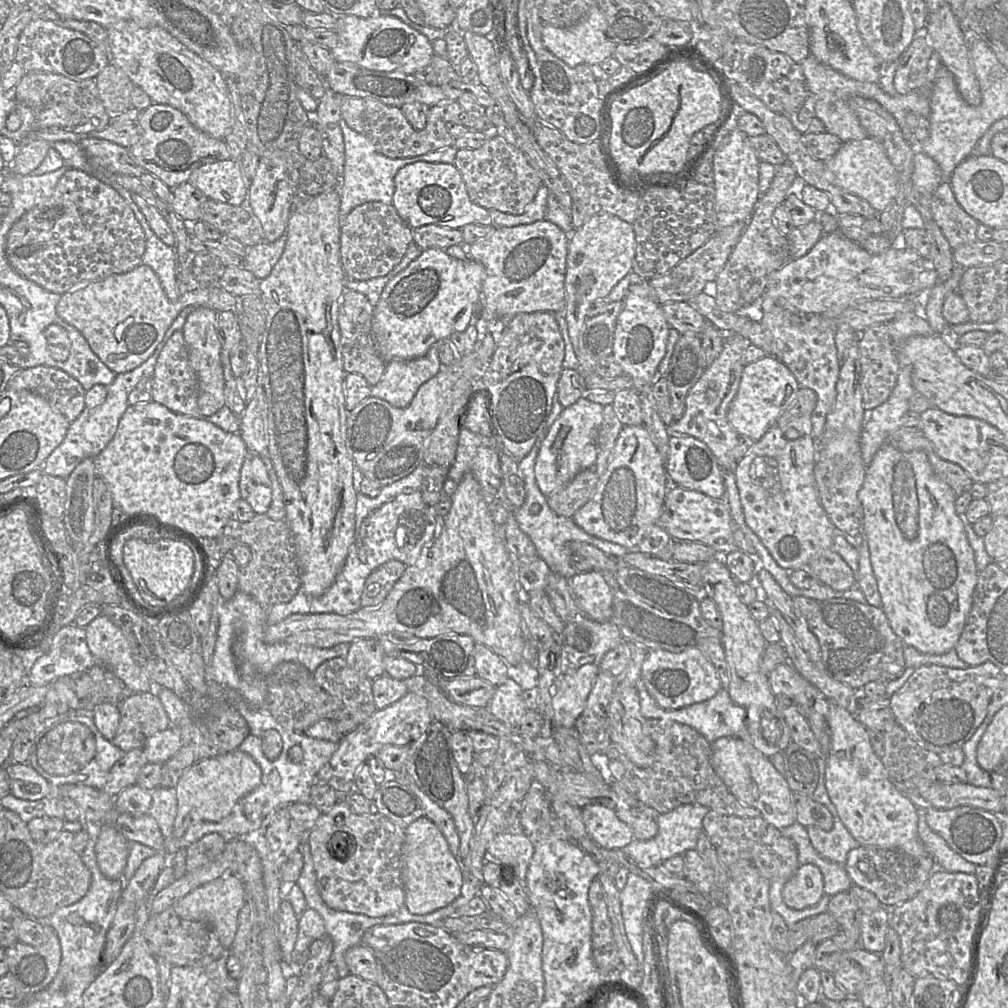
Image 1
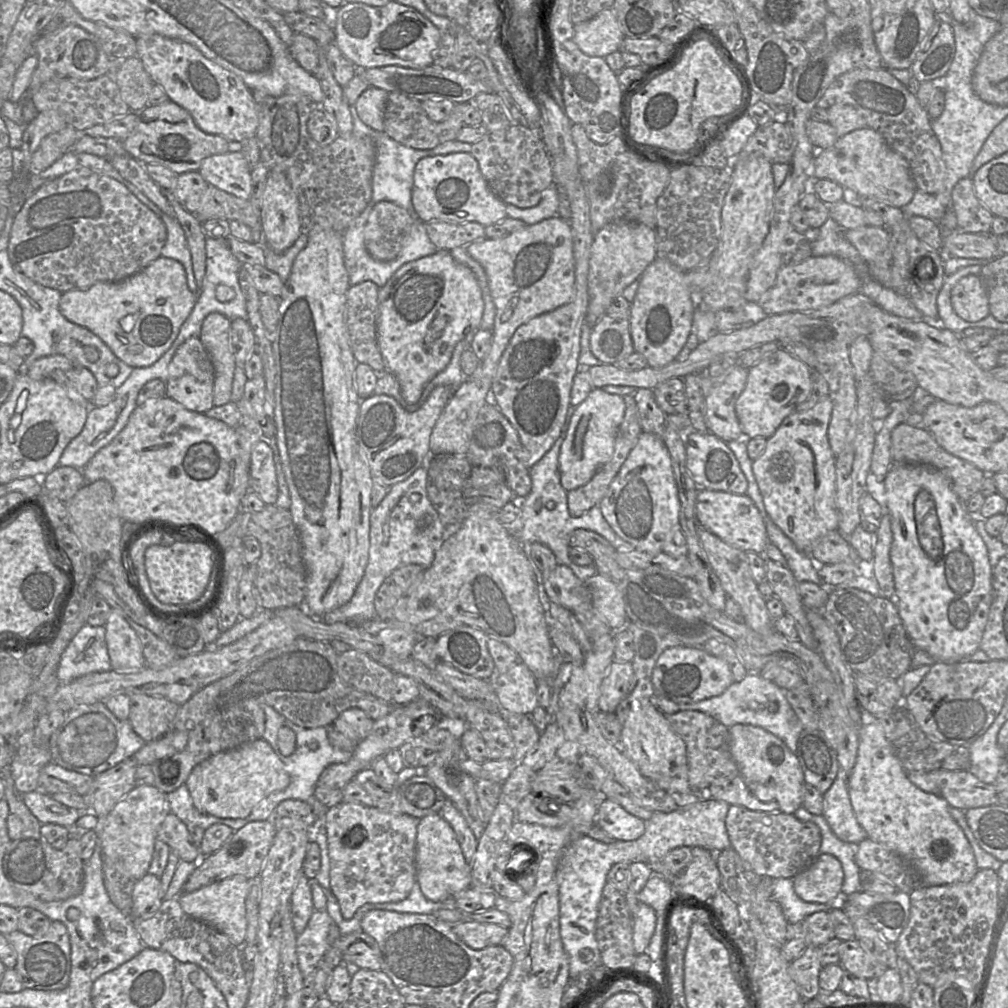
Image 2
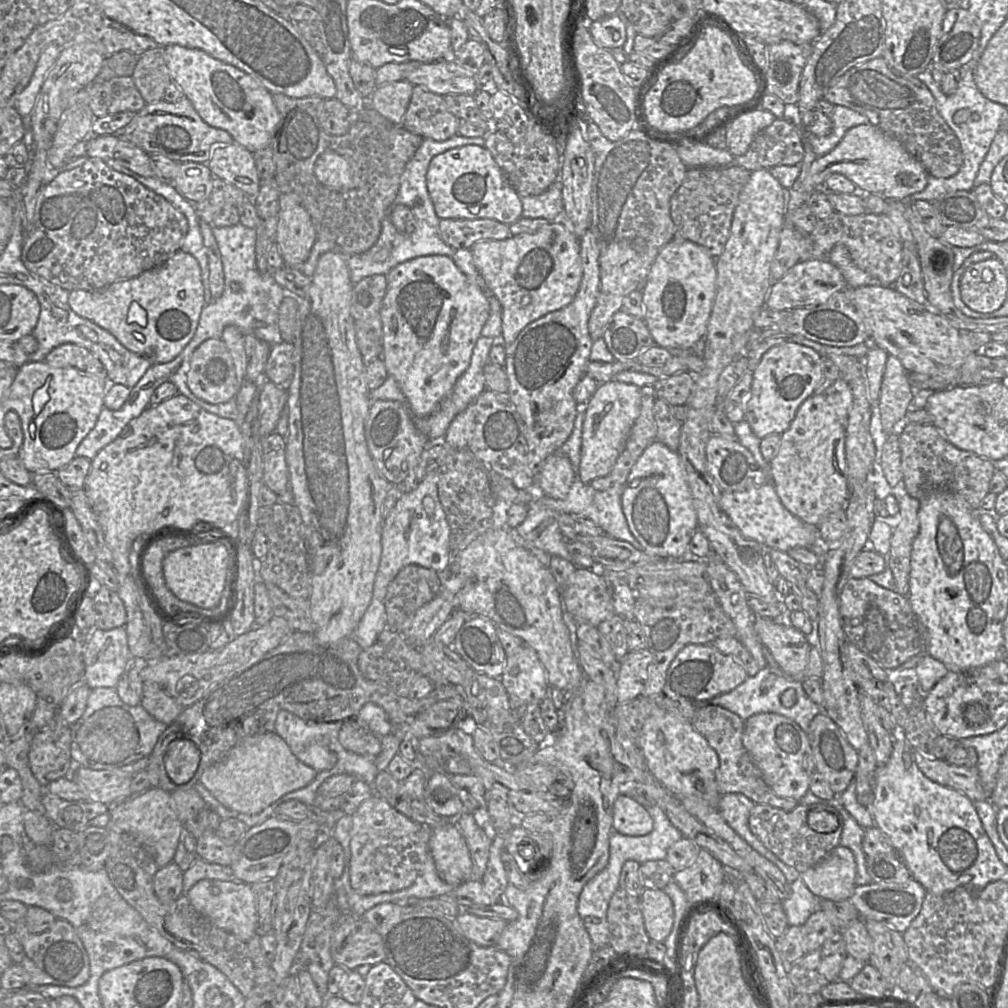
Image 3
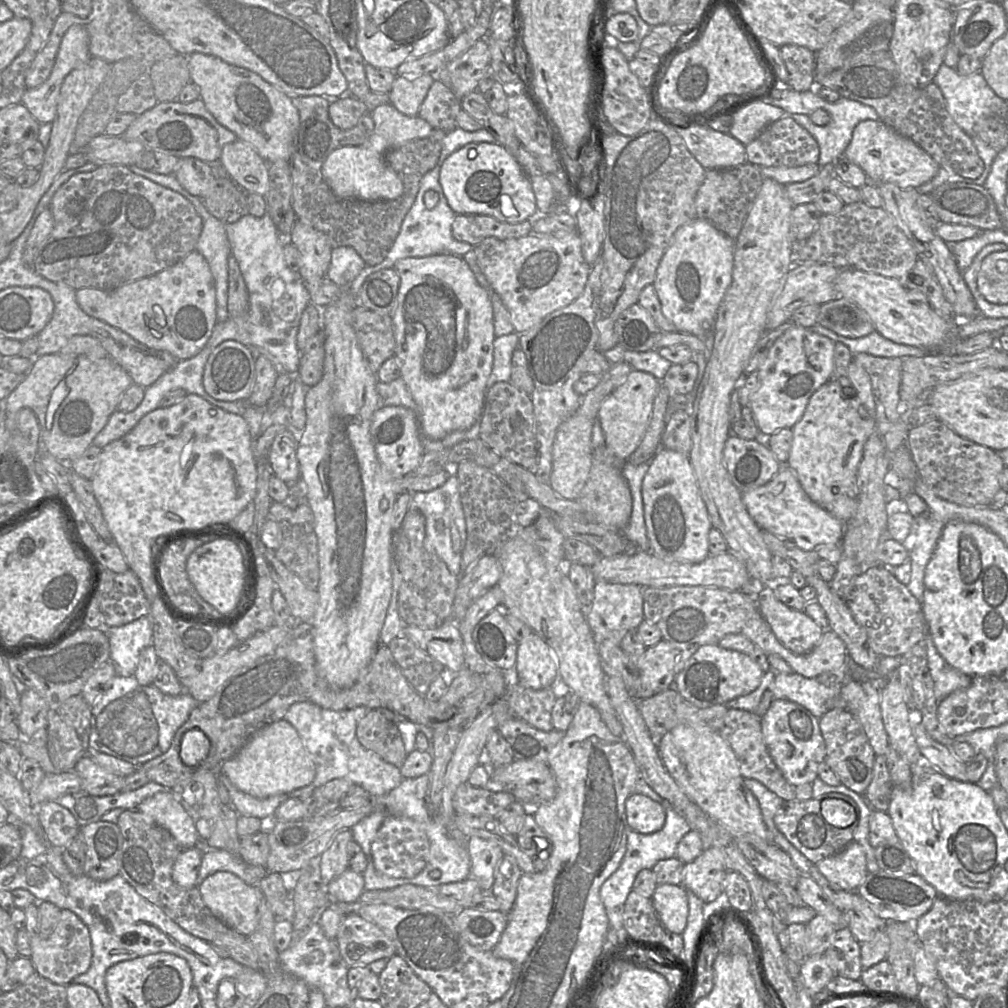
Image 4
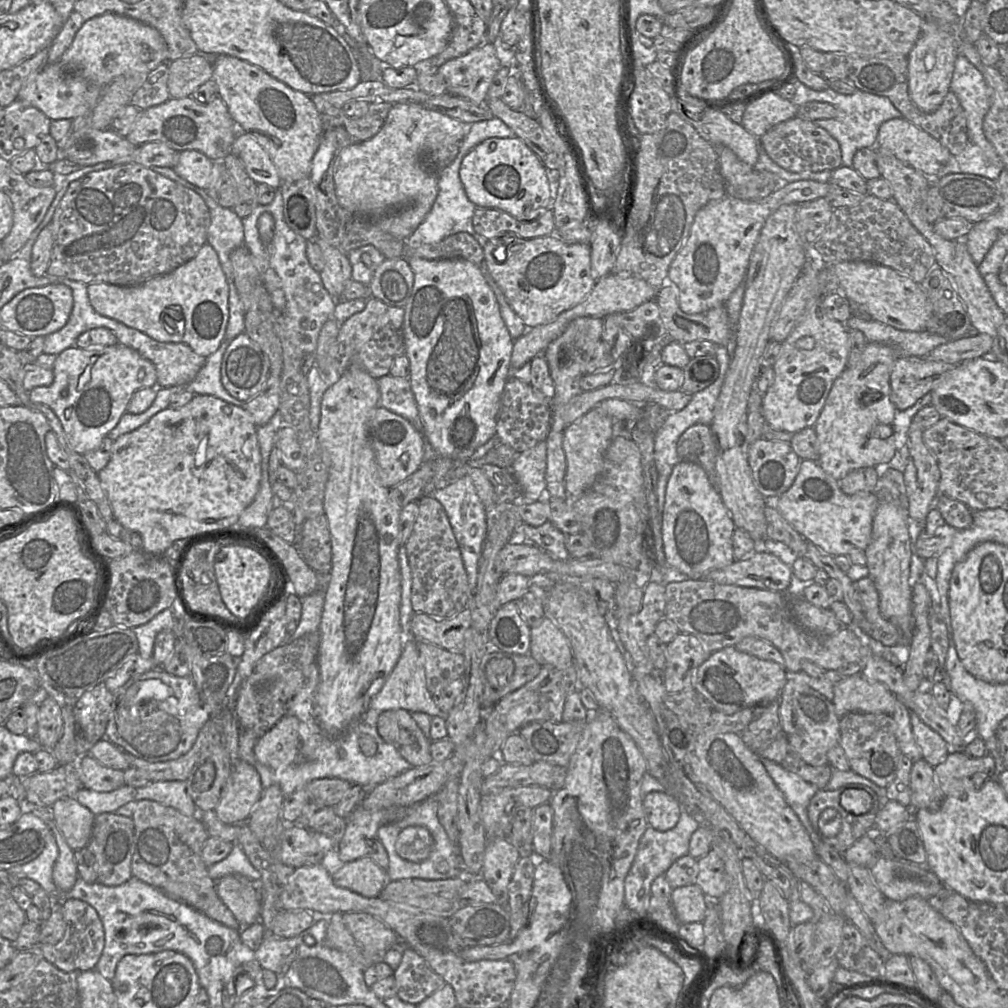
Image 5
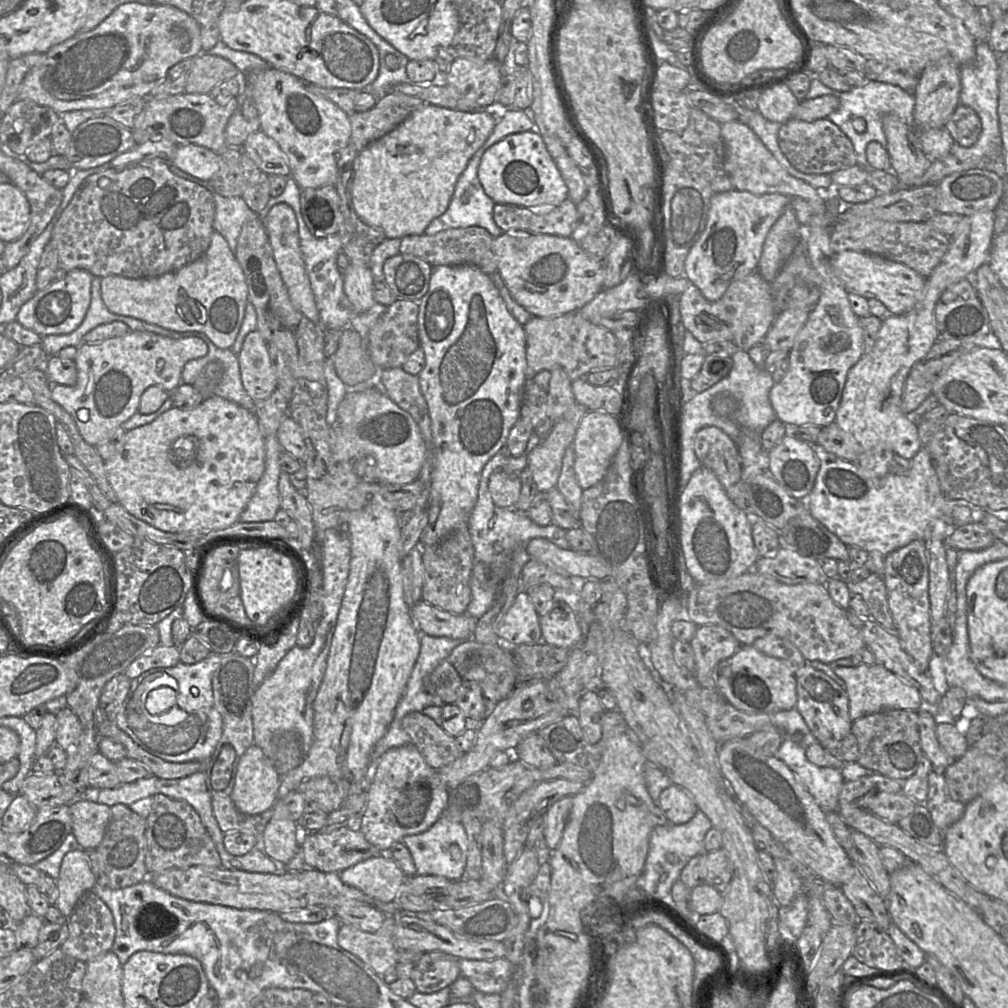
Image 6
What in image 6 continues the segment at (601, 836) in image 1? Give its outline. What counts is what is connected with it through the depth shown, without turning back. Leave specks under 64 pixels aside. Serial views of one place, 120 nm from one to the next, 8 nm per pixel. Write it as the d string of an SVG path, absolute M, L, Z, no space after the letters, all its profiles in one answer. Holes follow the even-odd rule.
M674 784L661 792L657 806L667 822L675 825L687 823L698 811L693 798L683 788Z

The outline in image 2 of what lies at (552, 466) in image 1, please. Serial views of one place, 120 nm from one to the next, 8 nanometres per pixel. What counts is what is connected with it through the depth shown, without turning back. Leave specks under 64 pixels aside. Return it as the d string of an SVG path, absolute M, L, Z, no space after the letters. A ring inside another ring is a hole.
M593 388L587 398L573 410L560 446L558 467L562 487L571 491L587 484L597 471L609 462L614 453L615 438L626 410L623 396L610 394L602 388Z

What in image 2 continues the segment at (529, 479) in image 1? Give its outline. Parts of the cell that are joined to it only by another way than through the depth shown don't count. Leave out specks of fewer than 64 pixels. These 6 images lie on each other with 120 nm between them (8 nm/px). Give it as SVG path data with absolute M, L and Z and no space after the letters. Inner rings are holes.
M563 433L562 437L555 442L553 447L537 463L529 468L532 482L531 491L524 499L520 499L522 501L519 501L521 515L516 524L505 526L521 543L537 542L547 546L554 553L559 564L567 566L579 579L586 581L599 572L594 564L588 567L572 562L569 557L570 547L568 545L568 535L570 532L576 529L596 532L604 537L619 552L629 552L635 549L635 547L615 533L604 518L599 505L595 505L578 517L573 517L570 514L568 510L568 491L561 485L558 467L560 446L564 436L565 433Z

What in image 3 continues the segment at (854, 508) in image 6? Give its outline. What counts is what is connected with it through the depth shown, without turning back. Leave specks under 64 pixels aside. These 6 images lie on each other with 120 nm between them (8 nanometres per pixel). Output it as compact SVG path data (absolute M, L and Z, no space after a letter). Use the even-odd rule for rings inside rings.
M765 483L750 491L723 492L719 506L745 538L755 540L772 549L785 552L793 548L811 550L819 540L819 527L805 523L787 510L772 483Z

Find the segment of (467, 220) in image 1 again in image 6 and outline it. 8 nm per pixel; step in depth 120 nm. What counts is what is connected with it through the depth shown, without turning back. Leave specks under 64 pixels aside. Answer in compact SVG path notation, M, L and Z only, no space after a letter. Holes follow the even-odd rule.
M536 129L507 135L489 147L477 172L485 193L497 204L525 208L558 205L568 198L567 186Z

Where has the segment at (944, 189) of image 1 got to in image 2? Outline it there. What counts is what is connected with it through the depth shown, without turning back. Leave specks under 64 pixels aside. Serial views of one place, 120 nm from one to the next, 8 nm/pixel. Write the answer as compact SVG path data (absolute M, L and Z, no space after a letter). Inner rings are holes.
M970 177L958 181L953 188L951 207L957 216L958 232L990 232L995 216L977 198L973 181Z

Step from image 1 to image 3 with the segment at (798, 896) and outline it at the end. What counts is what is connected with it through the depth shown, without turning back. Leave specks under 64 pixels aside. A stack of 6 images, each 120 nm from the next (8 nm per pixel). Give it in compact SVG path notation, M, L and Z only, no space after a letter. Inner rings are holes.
M838 846L822 861L801 874L806 887L818 898L843 901L851 897L857 866L851 850Z

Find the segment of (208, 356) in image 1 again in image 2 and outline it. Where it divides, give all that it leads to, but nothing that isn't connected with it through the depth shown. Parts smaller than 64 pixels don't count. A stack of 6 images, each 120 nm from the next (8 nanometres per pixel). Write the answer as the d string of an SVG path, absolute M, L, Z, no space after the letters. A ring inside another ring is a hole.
M214 312L205 317L198 336L209 353L214 367L214 406L221 406L231 401L236 361L231 352L230 328L231 320Z

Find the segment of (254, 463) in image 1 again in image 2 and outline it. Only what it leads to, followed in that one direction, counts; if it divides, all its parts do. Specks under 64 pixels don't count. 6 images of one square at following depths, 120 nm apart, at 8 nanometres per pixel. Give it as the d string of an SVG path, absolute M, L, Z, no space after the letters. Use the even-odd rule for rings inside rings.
M266 441L256 443L251 452L249 490L257 493L266 505L278 497L276 465L272 447Z

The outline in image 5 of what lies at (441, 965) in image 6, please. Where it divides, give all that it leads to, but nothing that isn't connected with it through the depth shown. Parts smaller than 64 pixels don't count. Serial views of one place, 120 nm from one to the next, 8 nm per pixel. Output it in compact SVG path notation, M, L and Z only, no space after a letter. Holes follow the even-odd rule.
M405 948L402 953L402 960L393 973L396 997L418 1005L441 988L445 982L417 952Z

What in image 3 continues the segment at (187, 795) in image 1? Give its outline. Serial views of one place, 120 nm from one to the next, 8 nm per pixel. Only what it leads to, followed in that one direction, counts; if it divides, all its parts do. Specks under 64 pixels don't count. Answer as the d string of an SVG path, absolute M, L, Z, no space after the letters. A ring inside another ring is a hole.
M274 731L240 741L221 760L206 768L199 778L222 805L244 814L257 814L283 795L309 784L317 772L302 763Z

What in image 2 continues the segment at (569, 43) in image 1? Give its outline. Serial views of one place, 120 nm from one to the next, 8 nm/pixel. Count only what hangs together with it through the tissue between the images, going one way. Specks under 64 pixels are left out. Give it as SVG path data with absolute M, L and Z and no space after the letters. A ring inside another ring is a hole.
M612 8L574 25L573 40L589 56L606 57L621 49L623 33Z

